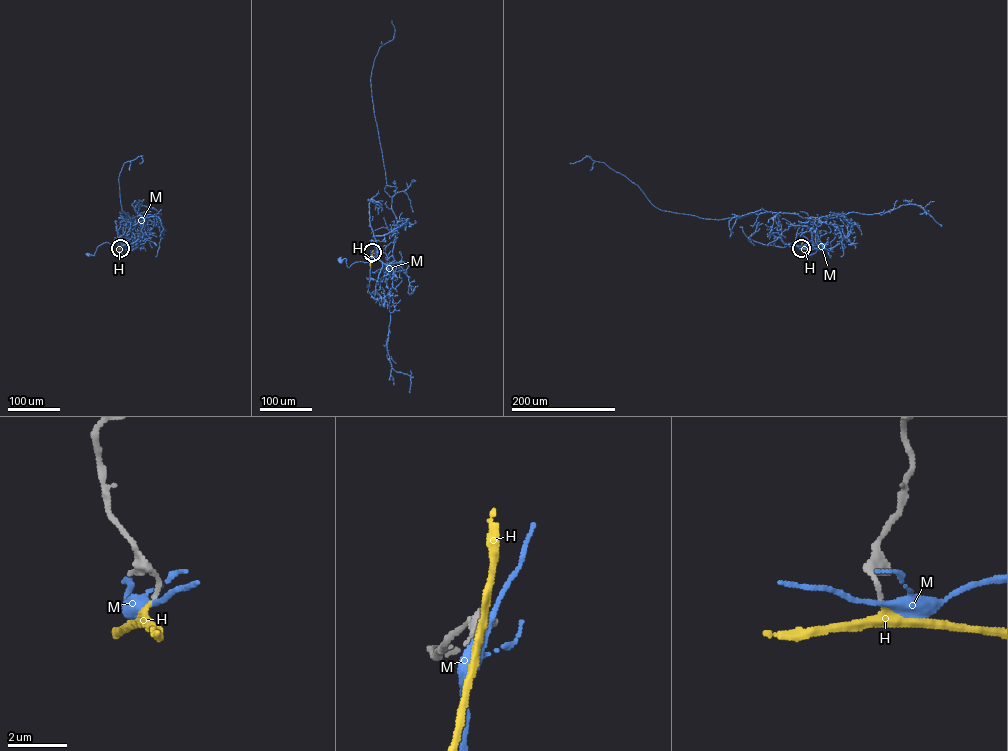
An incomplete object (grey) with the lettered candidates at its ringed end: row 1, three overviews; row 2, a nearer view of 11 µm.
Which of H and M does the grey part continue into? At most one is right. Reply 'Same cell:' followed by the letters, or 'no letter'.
Same cell: H

